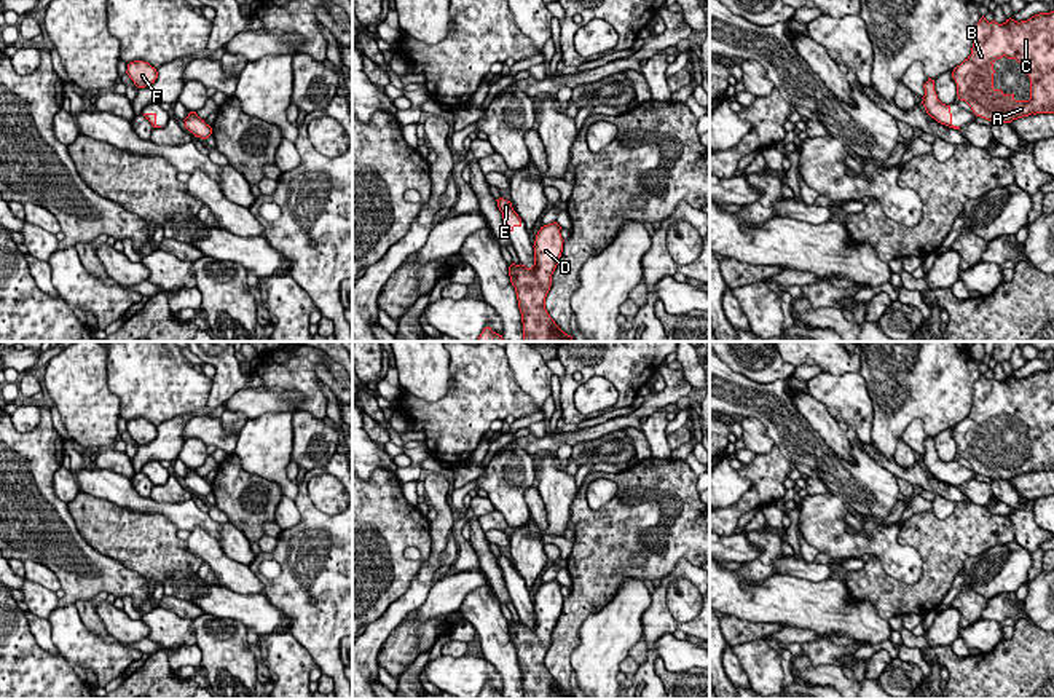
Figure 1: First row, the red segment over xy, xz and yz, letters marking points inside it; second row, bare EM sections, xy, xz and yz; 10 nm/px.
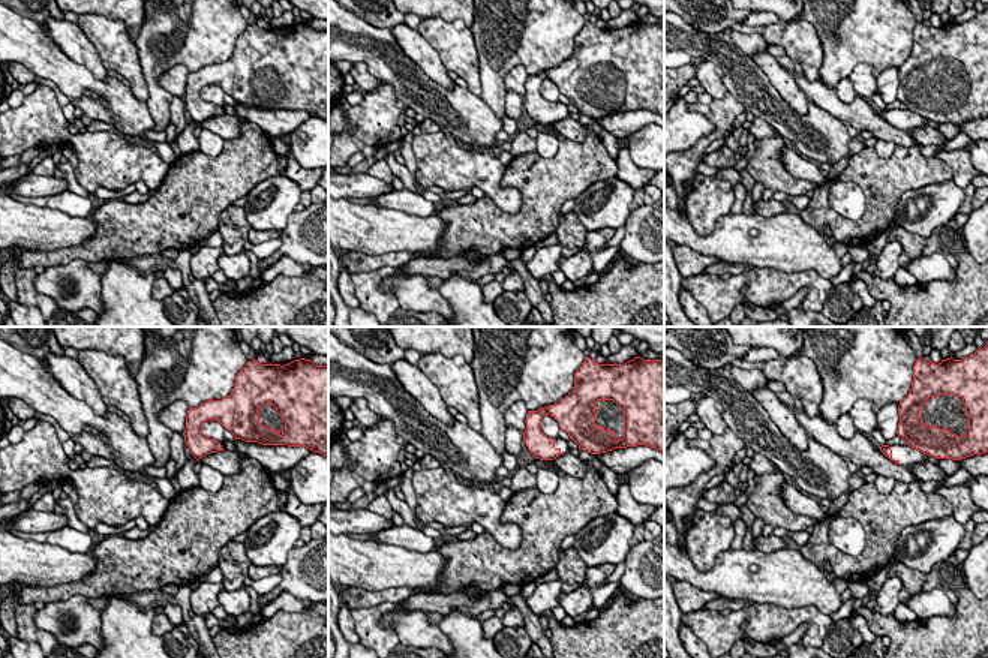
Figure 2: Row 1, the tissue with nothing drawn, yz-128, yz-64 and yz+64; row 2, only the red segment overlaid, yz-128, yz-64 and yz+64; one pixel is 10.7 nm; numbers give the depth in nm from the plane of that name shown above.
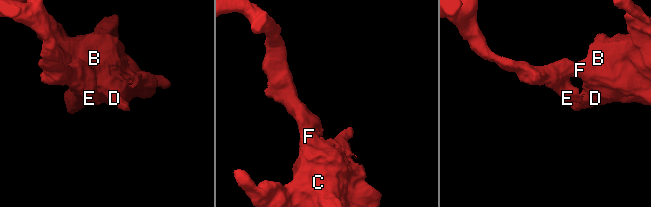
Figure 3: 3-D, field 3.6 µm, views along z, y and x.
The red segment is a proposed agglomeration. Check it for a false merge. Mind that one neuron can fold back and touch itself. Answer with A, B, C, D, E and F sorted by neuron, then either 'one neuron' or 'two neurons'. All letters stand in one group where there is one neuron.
A B C D E F; one neuron

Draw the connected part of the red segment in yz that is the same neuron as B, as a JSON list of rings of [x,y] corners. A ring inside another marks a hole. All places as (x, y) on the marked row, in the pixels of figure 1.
[[[1054,11],[1027,21],[989,22],[984,16],[974,26],[971,54],[954,69],[957,96],[976,116],[993,123],[1054,113]],[[1006,56],[1027,67],[1030,99],[1016,101],[993,88],[993,62]]]

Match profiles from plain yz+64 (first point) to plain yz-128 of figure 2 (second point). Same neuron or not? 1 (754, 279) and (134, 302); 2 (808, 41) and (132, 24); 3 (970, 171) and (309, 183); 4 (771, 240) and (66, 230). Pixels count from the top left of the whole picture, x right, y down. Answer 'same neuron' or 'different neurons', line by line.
1: different neurons
2: different neurons
3: same neuron
4: same neuron

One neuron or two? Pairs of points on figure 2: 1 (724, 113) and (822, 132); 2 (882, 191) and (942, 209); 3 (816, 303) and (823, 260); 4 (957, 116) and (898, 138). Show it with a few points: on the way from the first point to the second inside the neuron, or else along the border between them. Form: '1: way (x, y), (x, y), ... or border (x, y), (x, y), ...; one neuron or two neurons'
1: border (727, 90), (745, 110); two neurons
2: border (934, 183), (907, 191), (900, 198), (889, 224); two neurons
3: border (786, 272), (814, 270), (829, 281); two neurons
4: border (879, 111), (888, 122), (907, 132); two neurons

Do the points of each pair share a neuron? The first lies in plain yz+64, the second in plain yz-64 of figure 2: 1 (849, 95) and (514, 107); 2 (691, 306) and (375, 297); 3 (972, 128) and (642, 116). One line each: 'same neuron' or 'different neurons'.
1: same neuron
2: different neurons
3: same neuron

